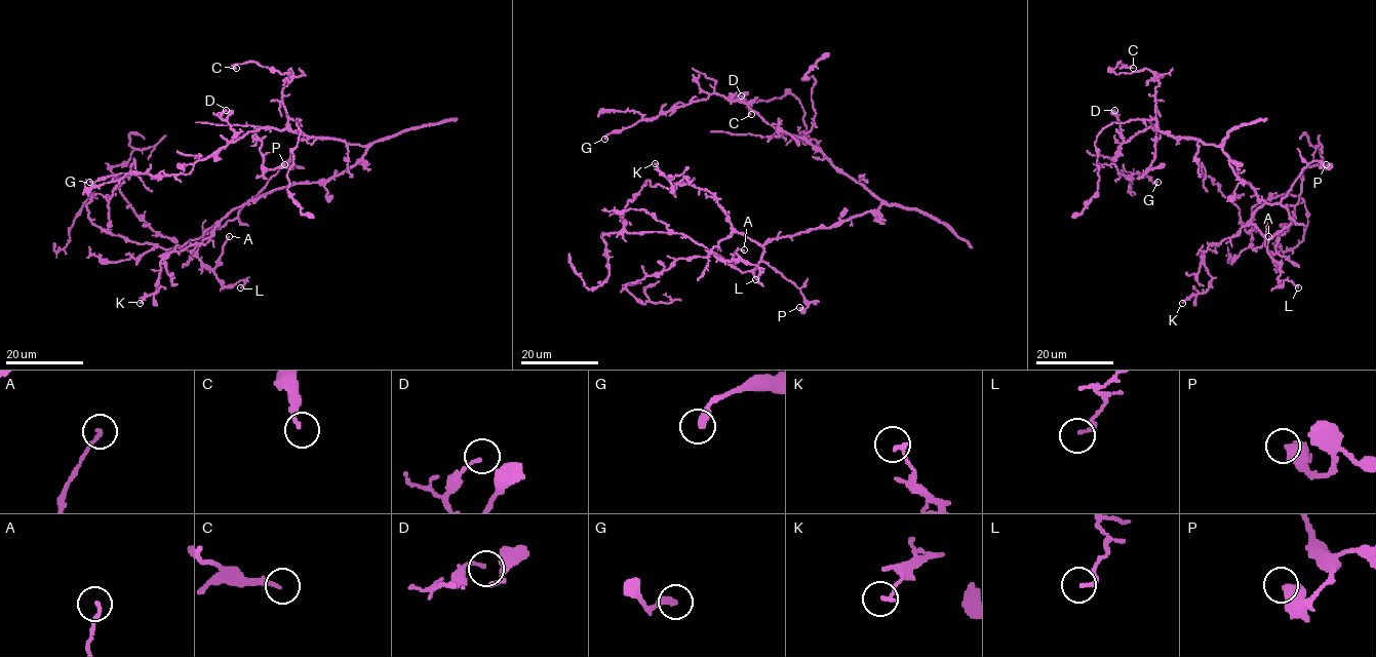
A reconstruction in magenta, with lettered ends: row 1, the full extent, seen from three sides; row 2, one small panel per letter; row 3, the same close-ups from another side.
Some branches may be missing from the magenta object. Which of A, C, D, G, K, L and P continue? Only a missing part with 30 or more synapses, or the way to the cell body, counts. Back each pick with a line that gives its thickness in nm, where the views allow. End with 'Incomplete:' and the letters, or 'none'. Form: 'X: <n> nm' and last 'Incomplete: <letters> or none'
Incomplete: none

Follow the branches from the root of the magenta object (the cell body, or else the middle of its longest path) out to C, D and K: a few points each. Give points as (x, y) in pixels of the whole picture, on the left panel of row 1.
C: (306, 183), (343, 174), (366, 147), (291, 130), (282, 102), (291, 69), (281, 74), (256, 62), (236, 68)
D: (306, 183), (325, 183), (343, 174), (366, 147), (268, 127), (234, 142), (235, 131), (220, 116), (226, 110)
K: (306, 183), (249, 199), (227, 214), (201, 243), (171, 252), (160, 262), (157, 292), (140, 303)

